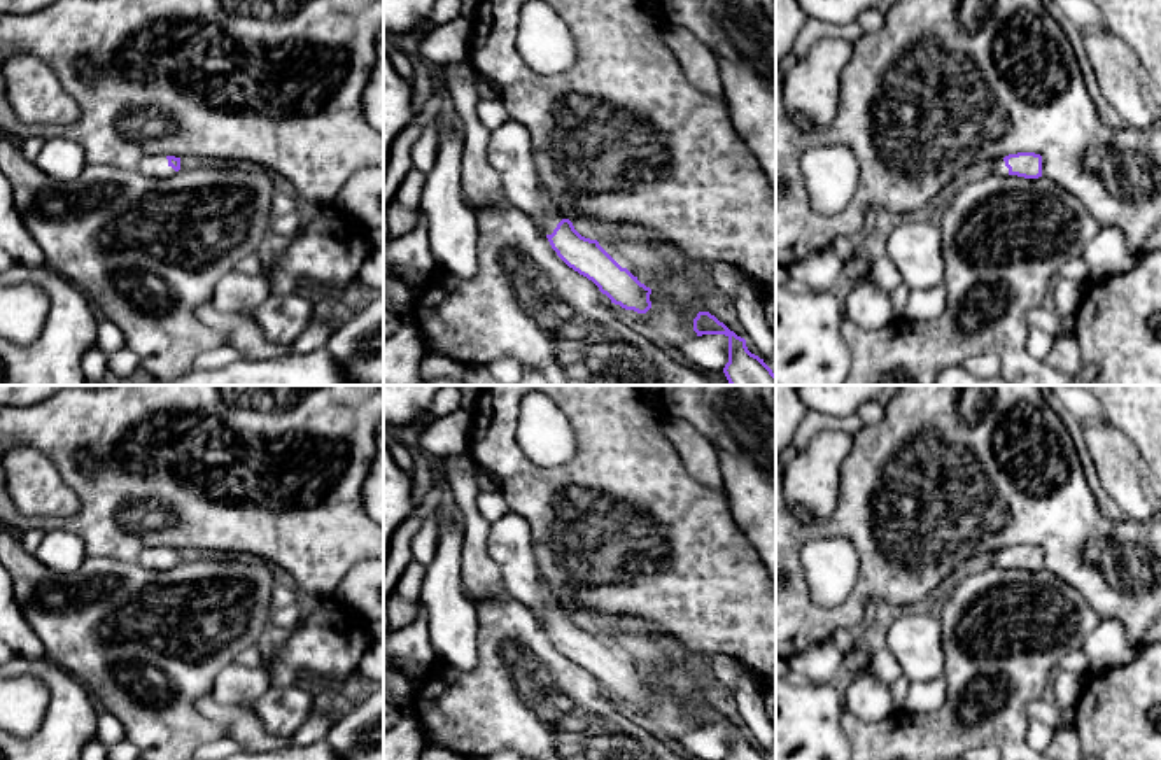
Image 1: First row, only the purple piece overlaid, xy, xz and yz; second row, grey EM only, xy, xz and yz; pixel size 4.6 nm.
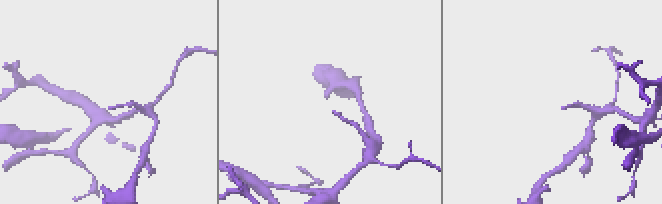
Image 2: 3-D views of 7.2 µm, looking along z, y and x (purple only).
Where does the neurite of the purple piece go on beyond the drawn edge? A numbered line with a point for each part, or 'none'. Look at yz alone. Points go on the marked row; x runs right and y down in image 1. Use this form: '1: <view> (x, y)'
1: yz (999, 165)

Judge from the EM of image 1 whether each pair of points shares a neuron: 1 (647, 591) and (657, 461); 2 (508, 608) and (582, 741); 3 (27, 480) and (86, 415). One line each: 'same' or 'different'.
1: same
2: same
3: different

